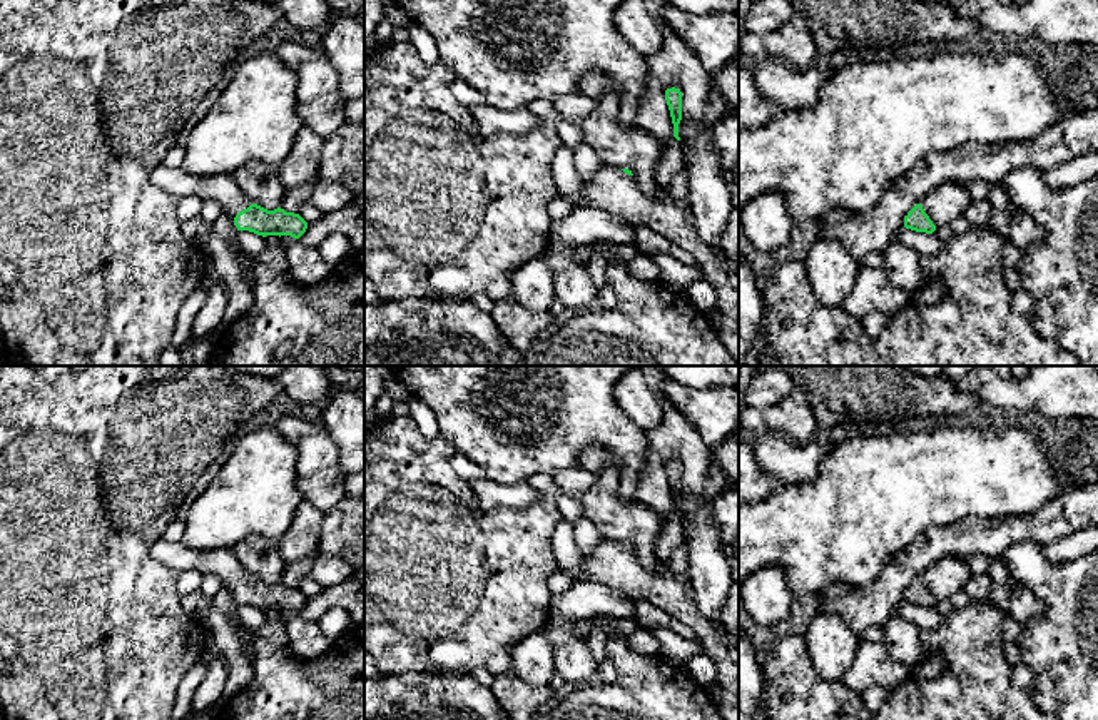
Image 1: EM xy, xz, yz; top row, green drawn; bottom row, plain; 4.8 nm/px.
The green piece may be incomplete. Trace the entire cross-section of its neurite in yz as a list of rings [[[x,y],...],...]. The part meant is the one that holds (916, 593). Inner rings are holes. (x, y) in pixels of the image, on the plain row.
[[[958,556],[943,558],[907,586],[904,601],[933,608],[938,601],[949,600],[954,593],[964,590],[971,576],[966,560]]]

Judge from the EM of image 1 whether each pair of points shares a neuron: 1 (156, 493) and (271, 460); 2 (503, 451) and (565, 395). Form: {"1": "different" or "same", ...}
{"1": "different", "2": "same"}

